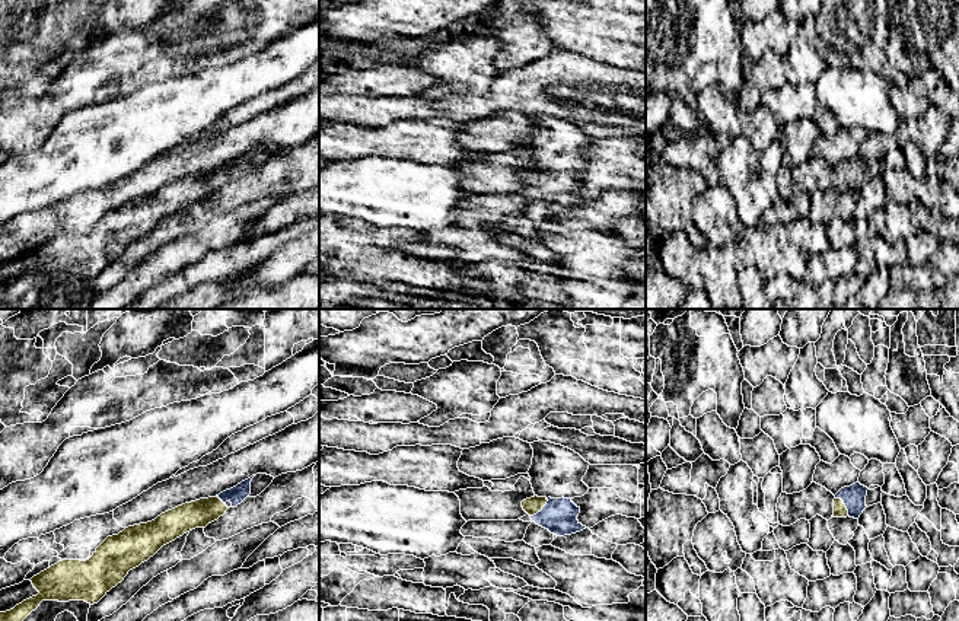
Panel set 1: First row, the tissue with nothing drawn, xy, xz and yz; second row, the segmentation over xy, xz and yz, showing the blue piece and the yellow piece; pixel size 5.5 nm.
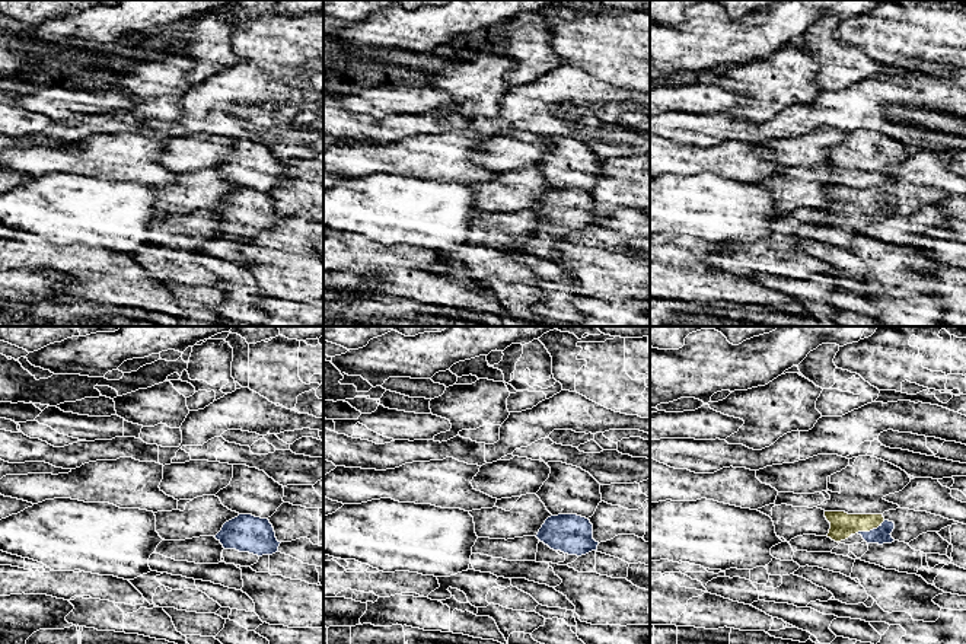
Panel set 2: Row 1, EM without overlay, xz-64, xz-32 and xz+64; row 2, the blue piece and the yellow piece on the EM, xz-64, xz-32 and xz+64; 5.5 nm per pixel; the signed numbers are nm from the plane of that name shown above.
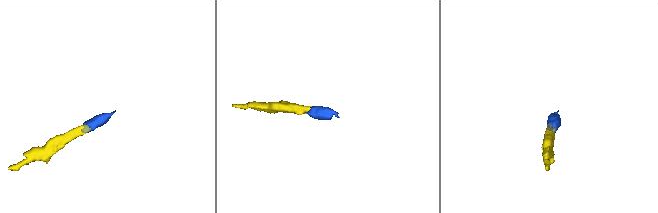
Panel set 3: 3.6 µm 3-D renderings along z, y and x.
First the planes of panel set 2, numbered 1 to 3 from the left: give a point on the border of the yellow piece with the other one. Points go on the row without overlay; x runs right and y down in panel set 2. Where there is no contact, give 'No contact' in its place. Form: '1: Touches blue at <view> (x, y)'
1: No contact
2: No contact
3: Touches blue at xz+64 (870, 204)

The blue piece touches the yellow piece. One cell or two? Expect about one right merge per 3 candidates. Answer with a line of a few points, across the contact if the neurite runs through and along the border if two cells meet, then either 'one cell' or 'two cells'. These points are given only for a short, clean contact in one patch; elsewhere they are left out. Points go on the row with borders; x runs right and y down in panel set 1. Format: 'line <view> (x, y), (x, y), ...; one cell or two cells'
line xz (558, 516), (542, 509), (534, 505); one cell

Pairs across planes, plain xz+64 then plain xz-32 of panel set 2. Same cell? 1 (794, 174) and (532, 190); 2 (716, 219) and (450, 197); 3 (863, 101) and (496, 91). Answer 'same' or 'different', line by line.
1: same
2: same
3: different

